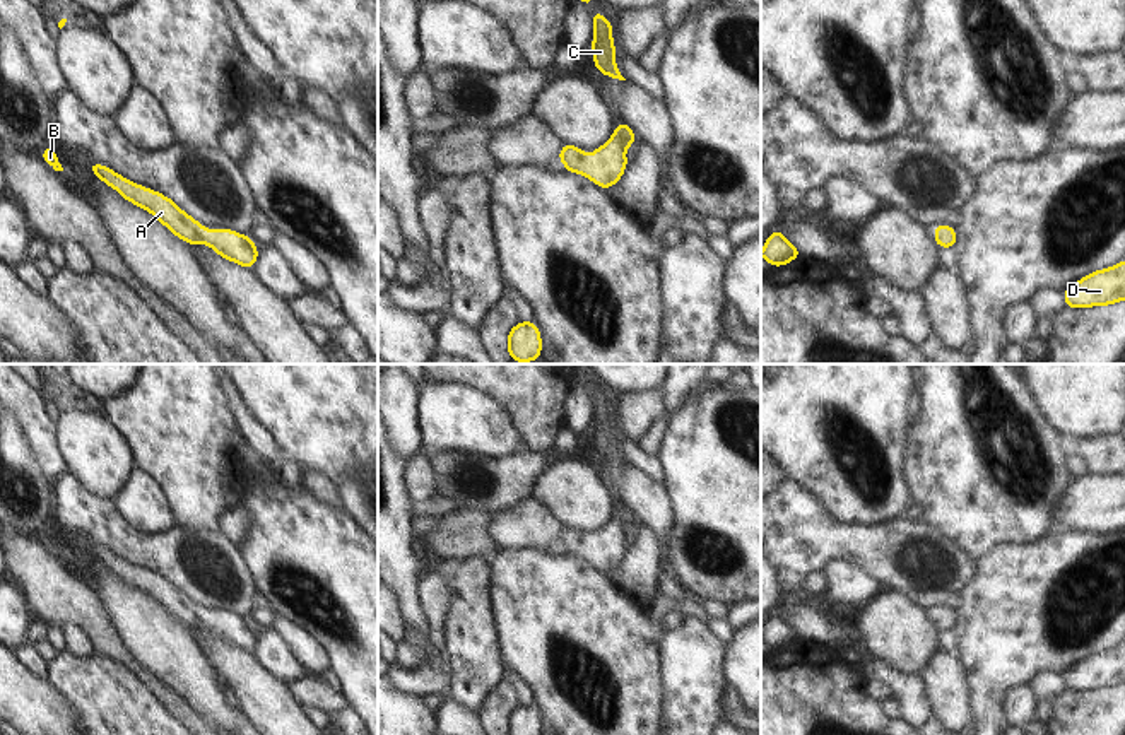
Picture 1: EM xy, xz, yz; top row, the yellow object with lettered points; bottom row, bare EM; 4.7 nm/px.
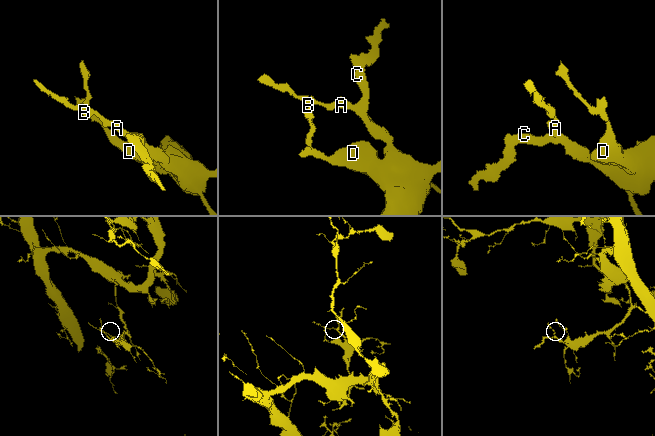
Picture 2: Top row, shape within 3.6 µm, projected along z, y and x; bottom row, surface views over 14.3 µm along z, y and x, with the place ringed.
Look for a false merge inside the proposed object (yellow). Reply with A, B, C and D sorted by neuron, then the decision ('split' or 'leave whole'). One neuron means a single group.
A B C D | leave whole

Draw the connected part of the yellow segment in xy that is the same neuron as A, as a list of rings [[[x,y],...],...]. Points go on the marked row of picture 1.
[[[91,162],[89,169],[108,186],[115,188],[125,200],[150,212],[162,226],[185,243],[193,246],[205,243],[219,256],[250,270],[253,268],[258,258],[258,248],[250,236],[243,236],[233,229],[207,231],[198,220],[183,212],[162,193],[140,186],[103,164]]]

